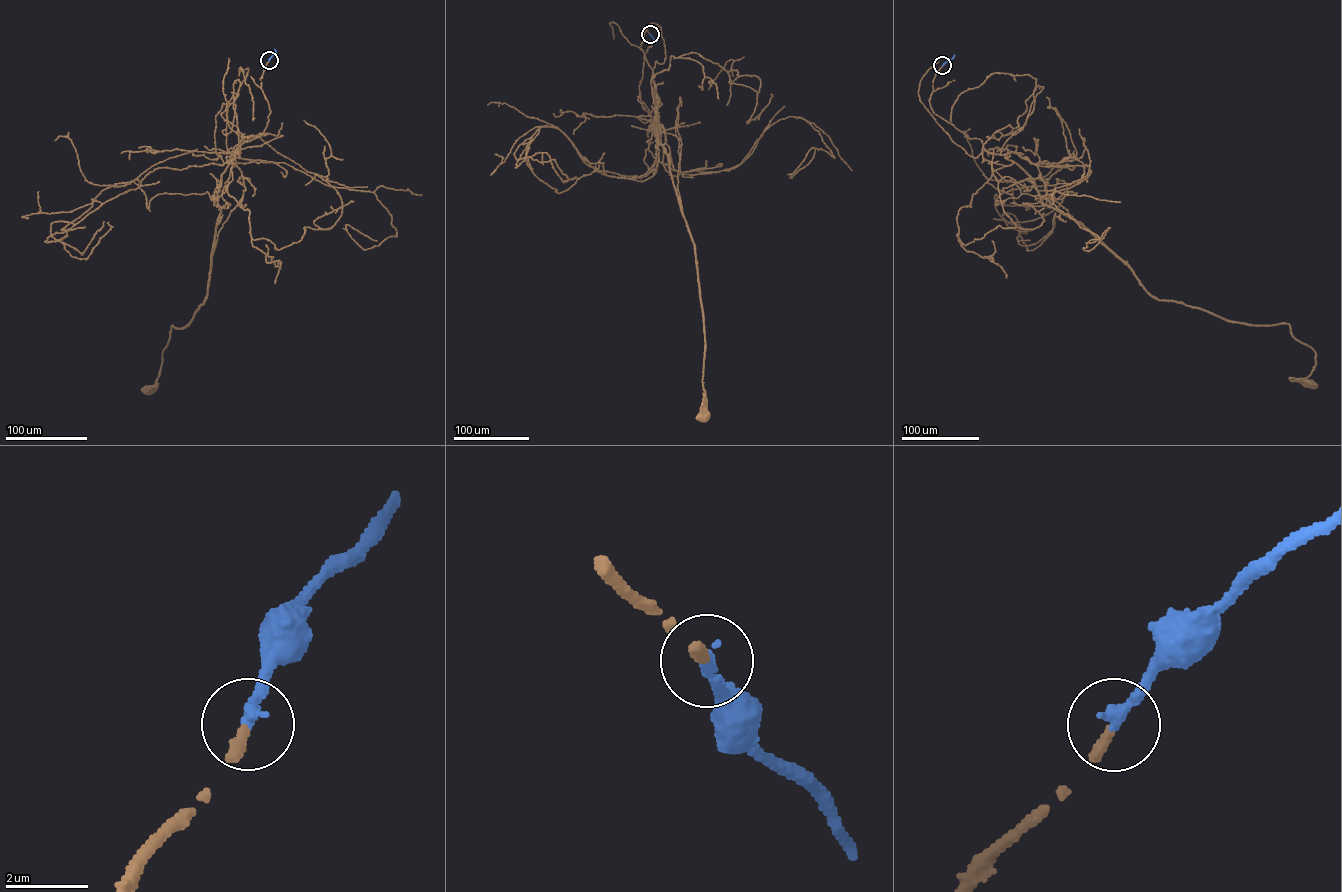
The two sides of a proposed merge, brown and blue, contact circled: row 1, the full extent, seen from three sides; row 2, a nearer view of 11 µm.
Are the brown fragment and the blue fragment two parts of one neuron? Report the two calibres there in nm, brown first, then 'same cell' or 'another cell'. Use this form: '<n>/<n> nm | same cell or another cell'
240/300 nm | same cell

